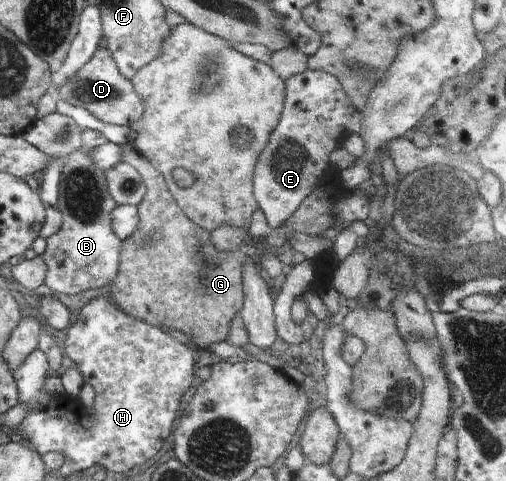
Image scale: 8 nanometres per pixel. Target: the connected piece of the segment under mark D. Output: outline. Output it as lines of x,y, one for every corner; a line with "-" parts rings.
98,47
93,58
84,64
75,74
63,81
54,94
56,100
65,100
73,106
88,110
101,122
110,125
131,125
144,113
144,100
114,63
107,47

